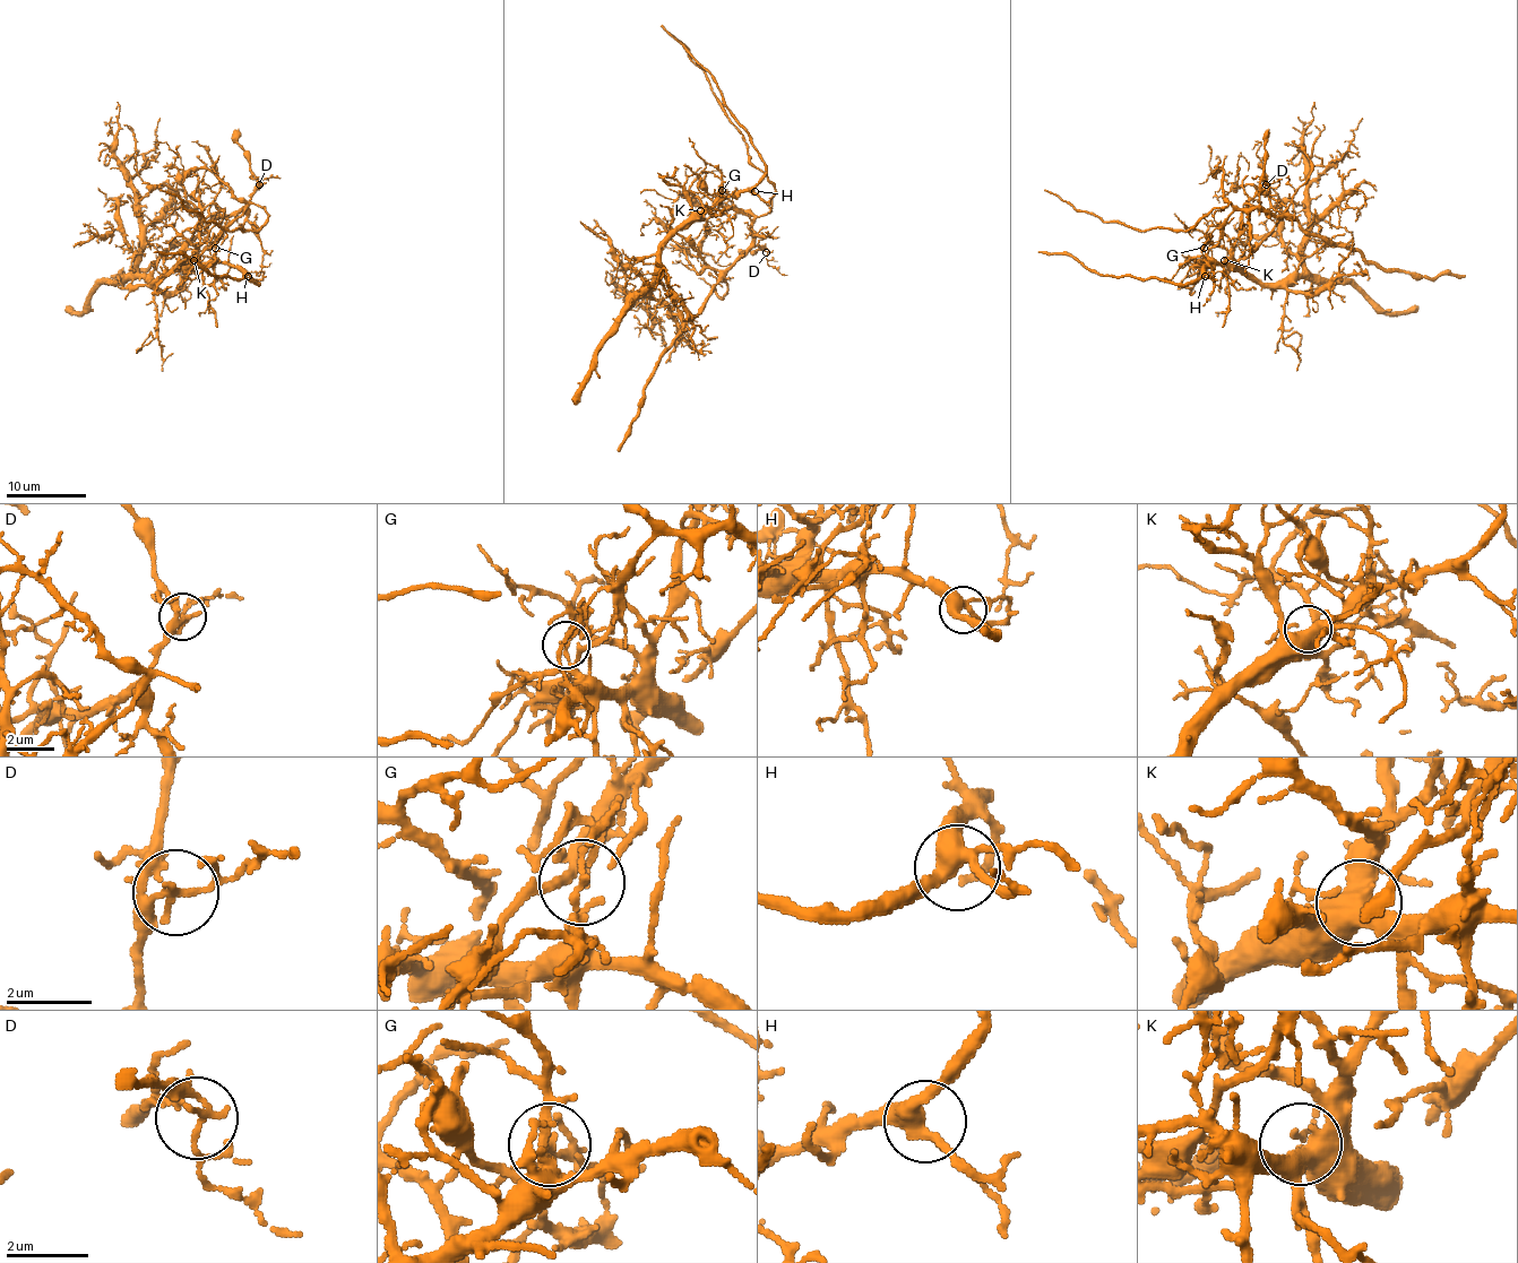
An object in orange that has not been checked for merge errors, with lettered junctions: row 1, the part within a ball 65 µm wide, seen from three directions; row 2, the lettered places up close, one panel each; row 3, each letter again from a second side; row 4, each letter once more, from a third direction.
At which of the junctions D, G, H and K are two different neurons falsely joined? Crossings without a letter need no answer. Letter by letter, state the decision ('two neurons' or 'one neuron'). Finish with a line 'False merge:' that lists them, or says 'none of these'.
D: one neuron
G: two neurons
H: one neuron
K: one neuron
False merge: G

